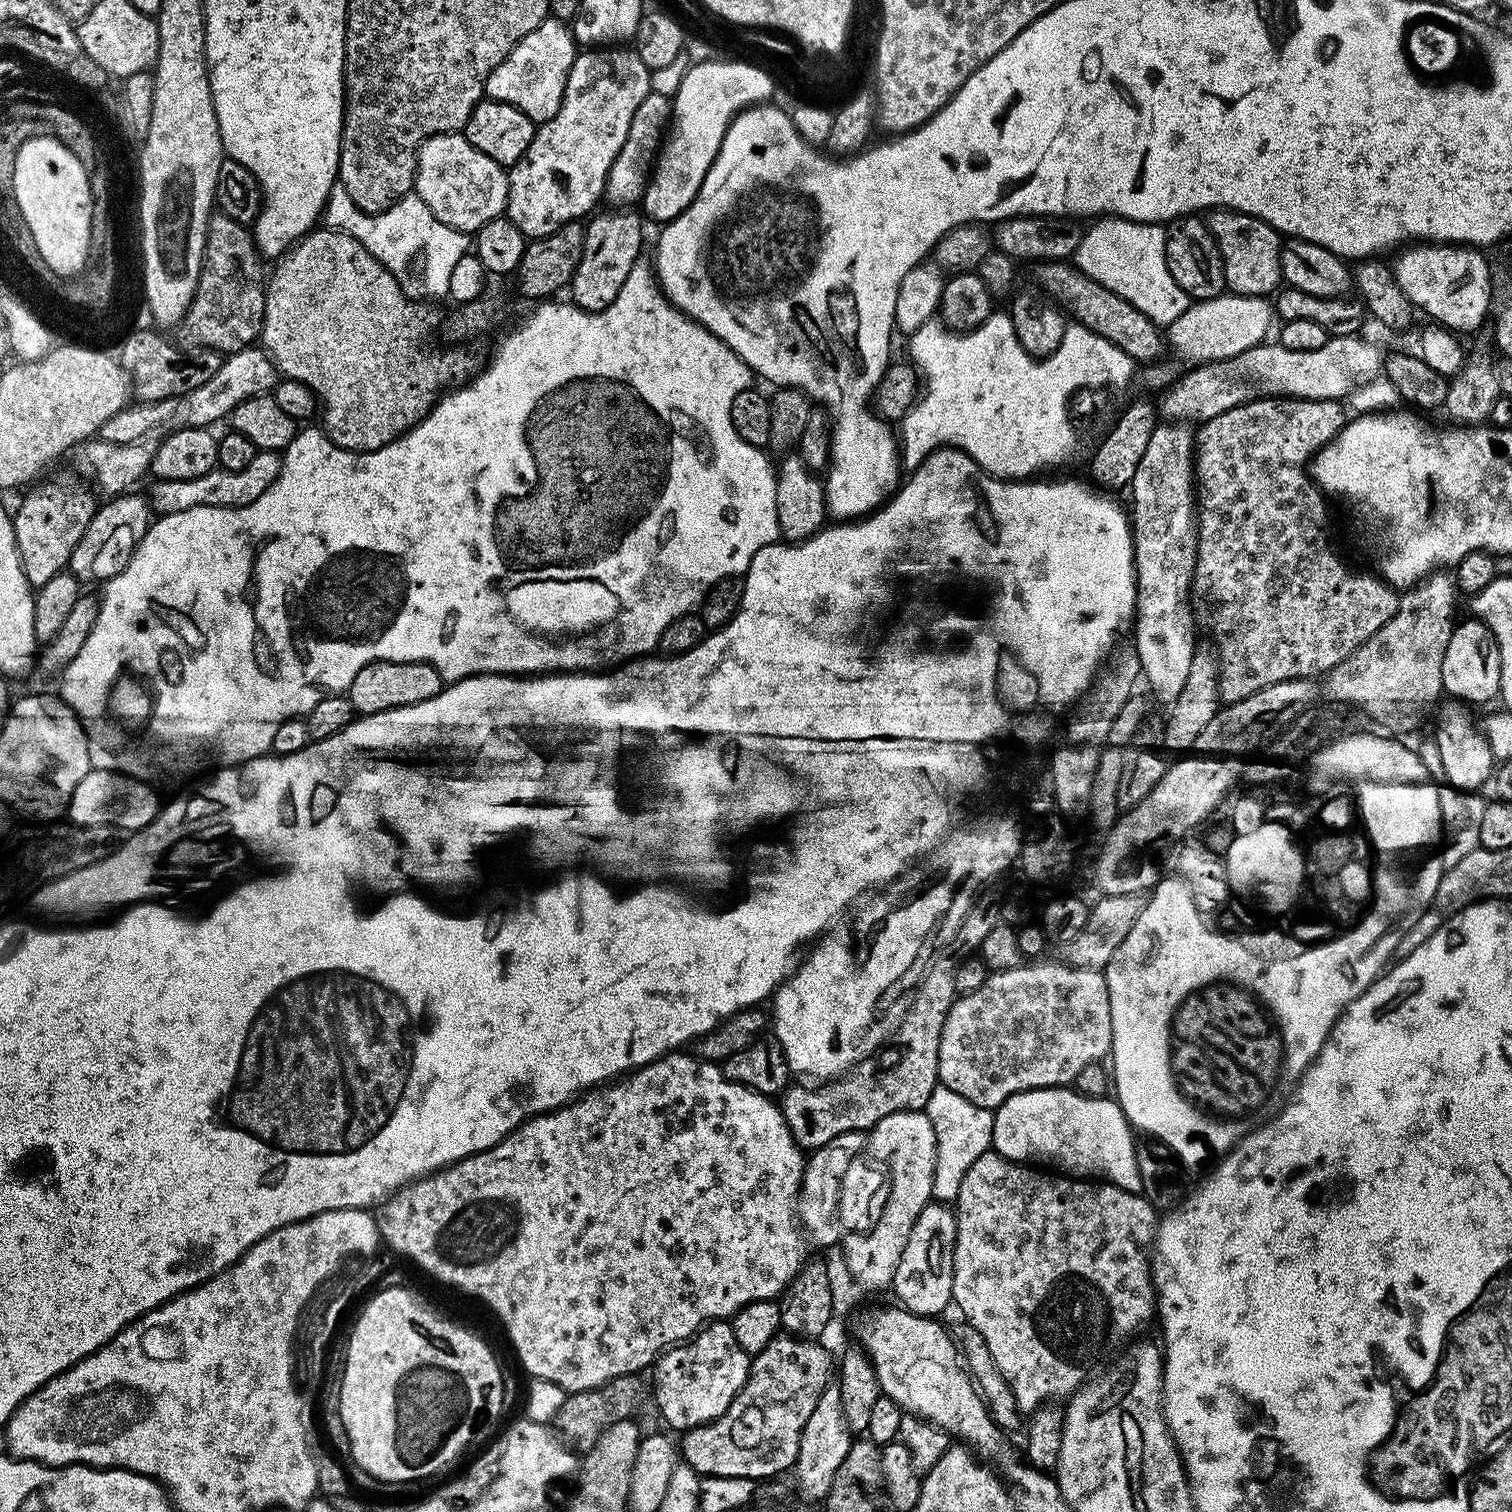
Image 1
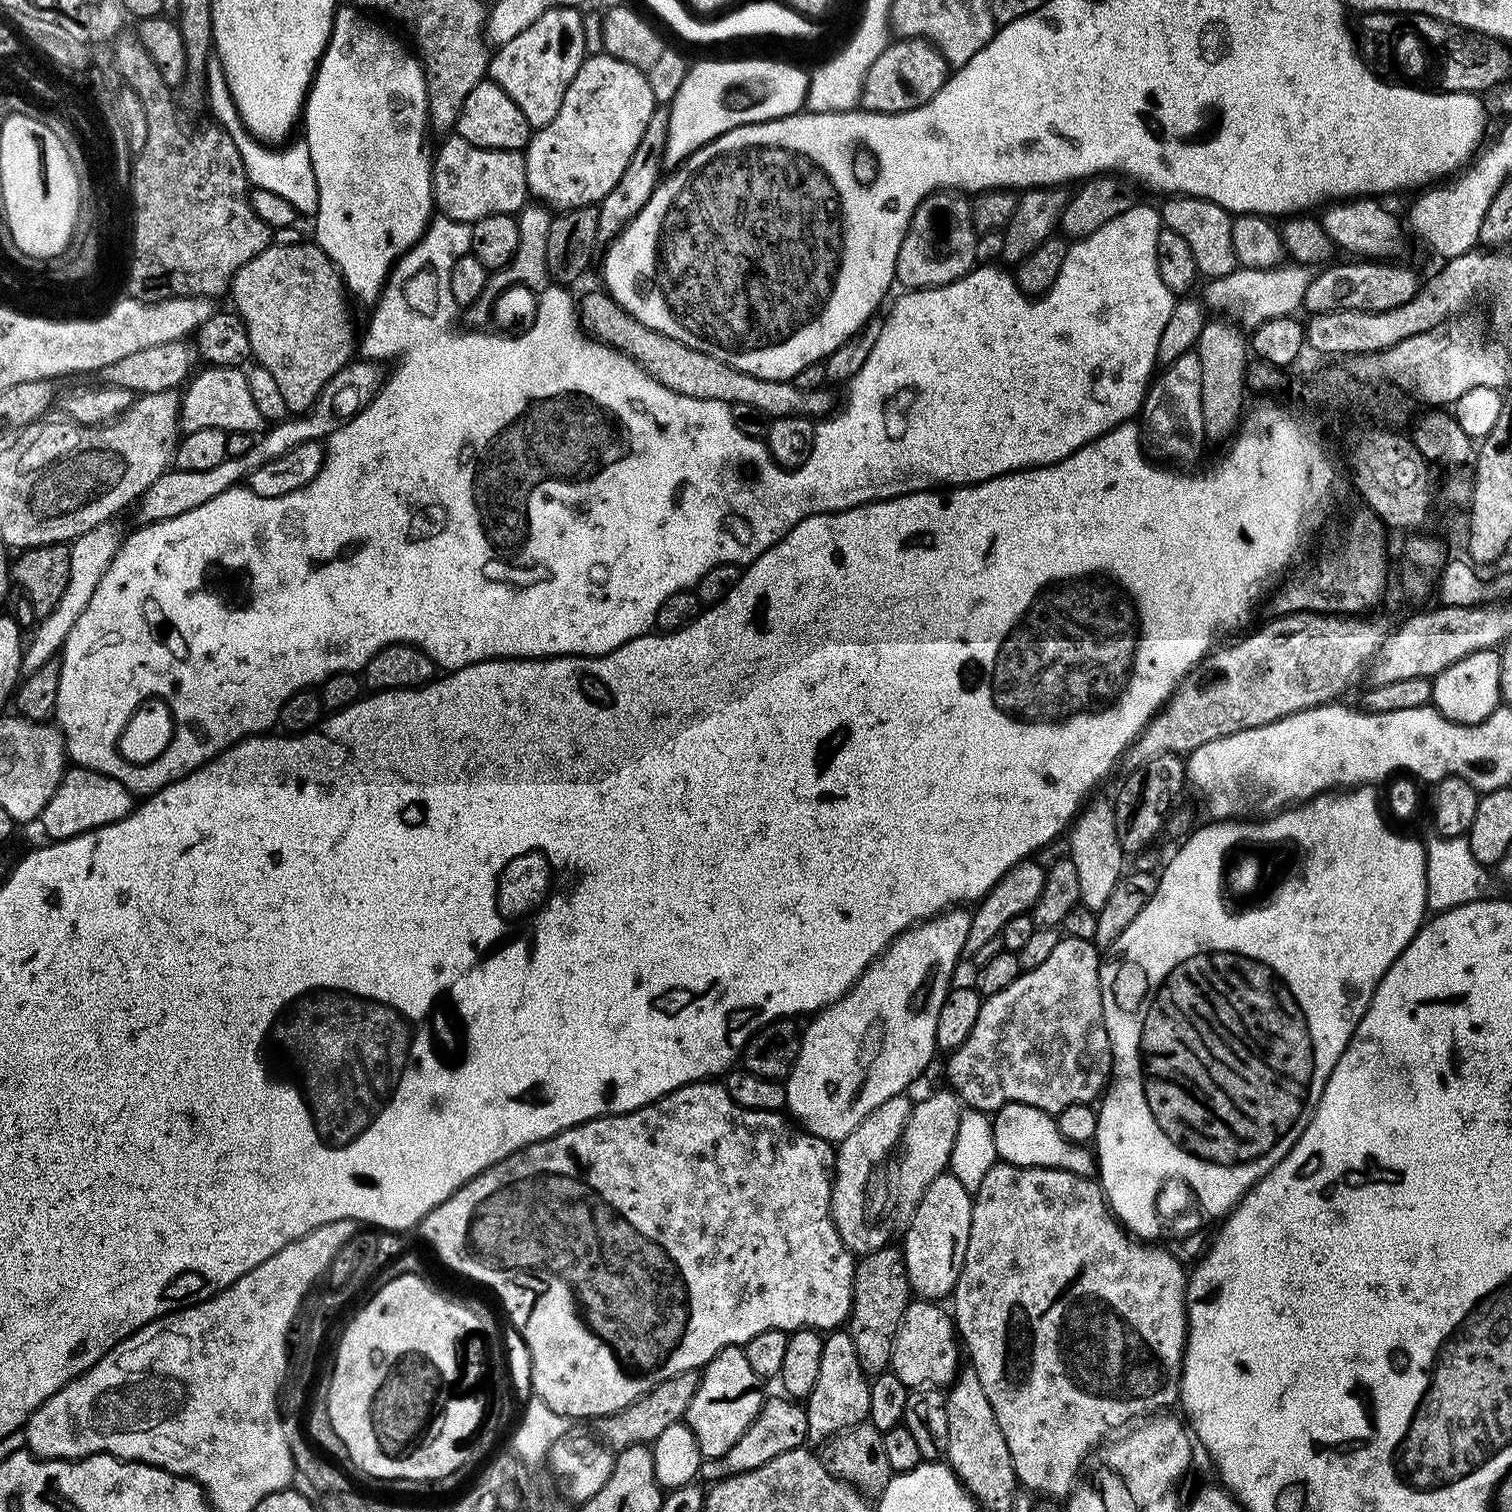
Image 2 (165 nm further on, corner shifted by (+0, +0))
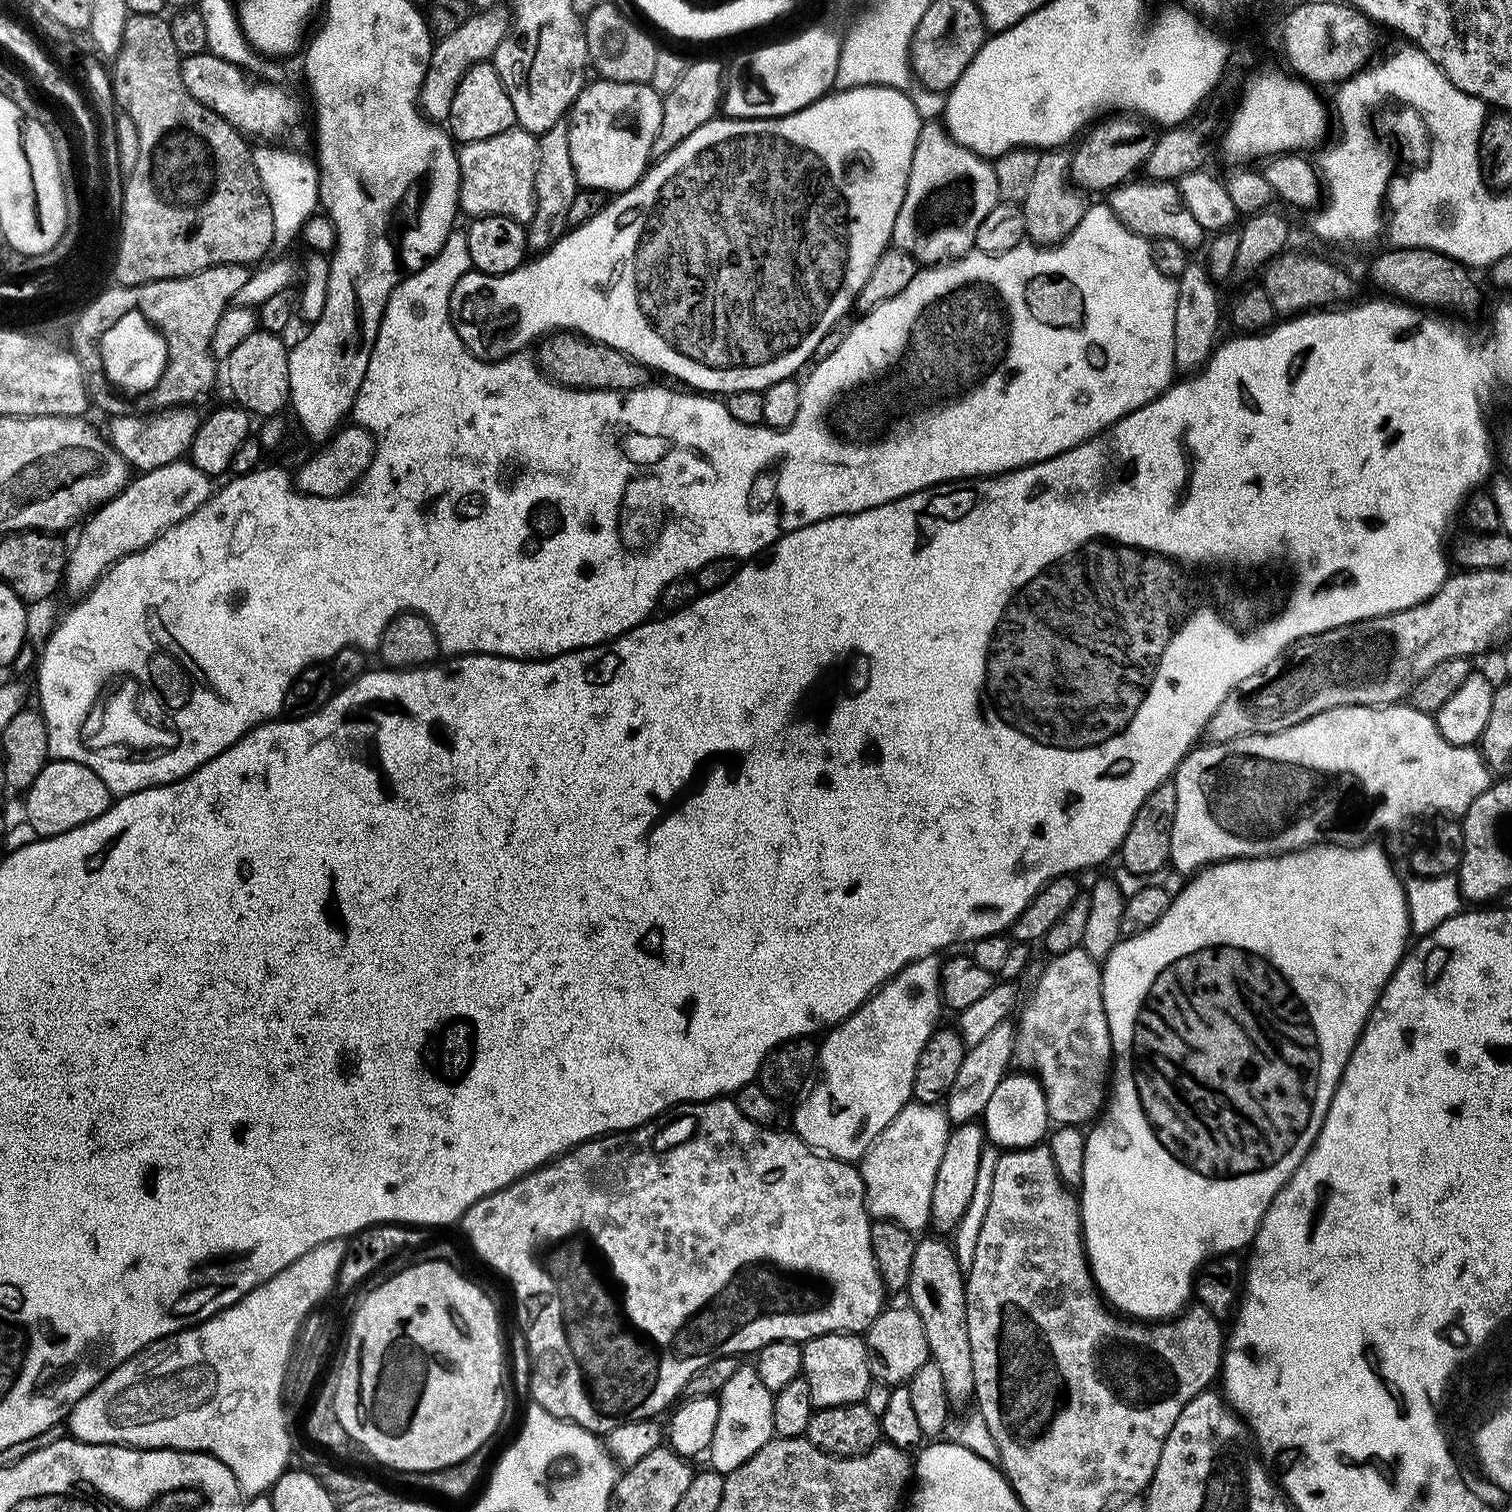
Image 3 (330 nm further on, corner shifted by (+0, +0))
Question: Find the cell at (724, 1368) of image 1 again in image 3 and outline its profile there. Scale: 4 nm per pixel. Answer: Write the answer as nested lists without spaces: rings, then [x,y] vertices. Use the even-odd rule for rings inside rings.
[[[741,1363],[740,1368],[731,1375],[730,1380],[719,1390],[718,1426],[714,1426],[714,1438],[706,1453],[711,1471],[727,1474],[738,1470],[742,1462],[754,1458],[768,1440],[773,1439],[772,1397],[759,1378],[758,1370],[751,1363]]]

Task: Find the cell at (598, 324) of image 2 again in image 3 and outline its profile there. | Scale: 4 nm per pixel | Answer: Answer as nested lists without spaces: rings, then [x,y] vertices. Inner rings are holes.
[[[568,330],[553,333],[551,338],[543,339],[540,346],[536,358],[541,371],[567,388],[606,389],[623,394],[645,387],[651,381],[649,378],[652,378],[649,369],[630,359],[624,352]]]

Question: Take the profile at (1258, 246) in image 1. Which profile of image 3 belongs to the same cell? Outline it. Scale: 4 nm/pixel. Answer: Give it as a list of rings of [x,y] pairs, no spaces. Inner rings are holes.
[[[1140,178],[1135,182],[1125,182],[1120,187],[1111,189],[1106,203],[1112,209],[1112,213],[1130,231],[1138,233],[1149,241],[1170,238],[1189,250],[1195,250],[1200,243],[1202,243],[1201,245],[1205,243],[1205,230],[1202,226],[1198,226],[1194,214],[1190,214],[1190,210],[1186,210],[1186,202],[1180,197],[1180,189],[1175,183],[1147,178]]]

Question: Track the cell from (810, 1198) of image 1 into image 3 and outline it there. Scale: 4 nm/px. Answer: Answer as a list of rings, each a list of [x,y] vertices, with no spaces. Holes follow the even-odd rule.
[[[909,1102],[878,1134],[878,1138],[866,1149],[859,1161],[860,1177],[864,1183],[864,1200],[868,1203],[869,1217],[878,1220],[898,1222],[910,1233],[920,1234],[929,1227],[932,1219],[932,1199],[934,1198],[934,1180],[938,1178],[938,1166],[942,1163],[942,1154],[946,1150],[950,1121],[948,1113],[939,1103],[921,1104]]]

